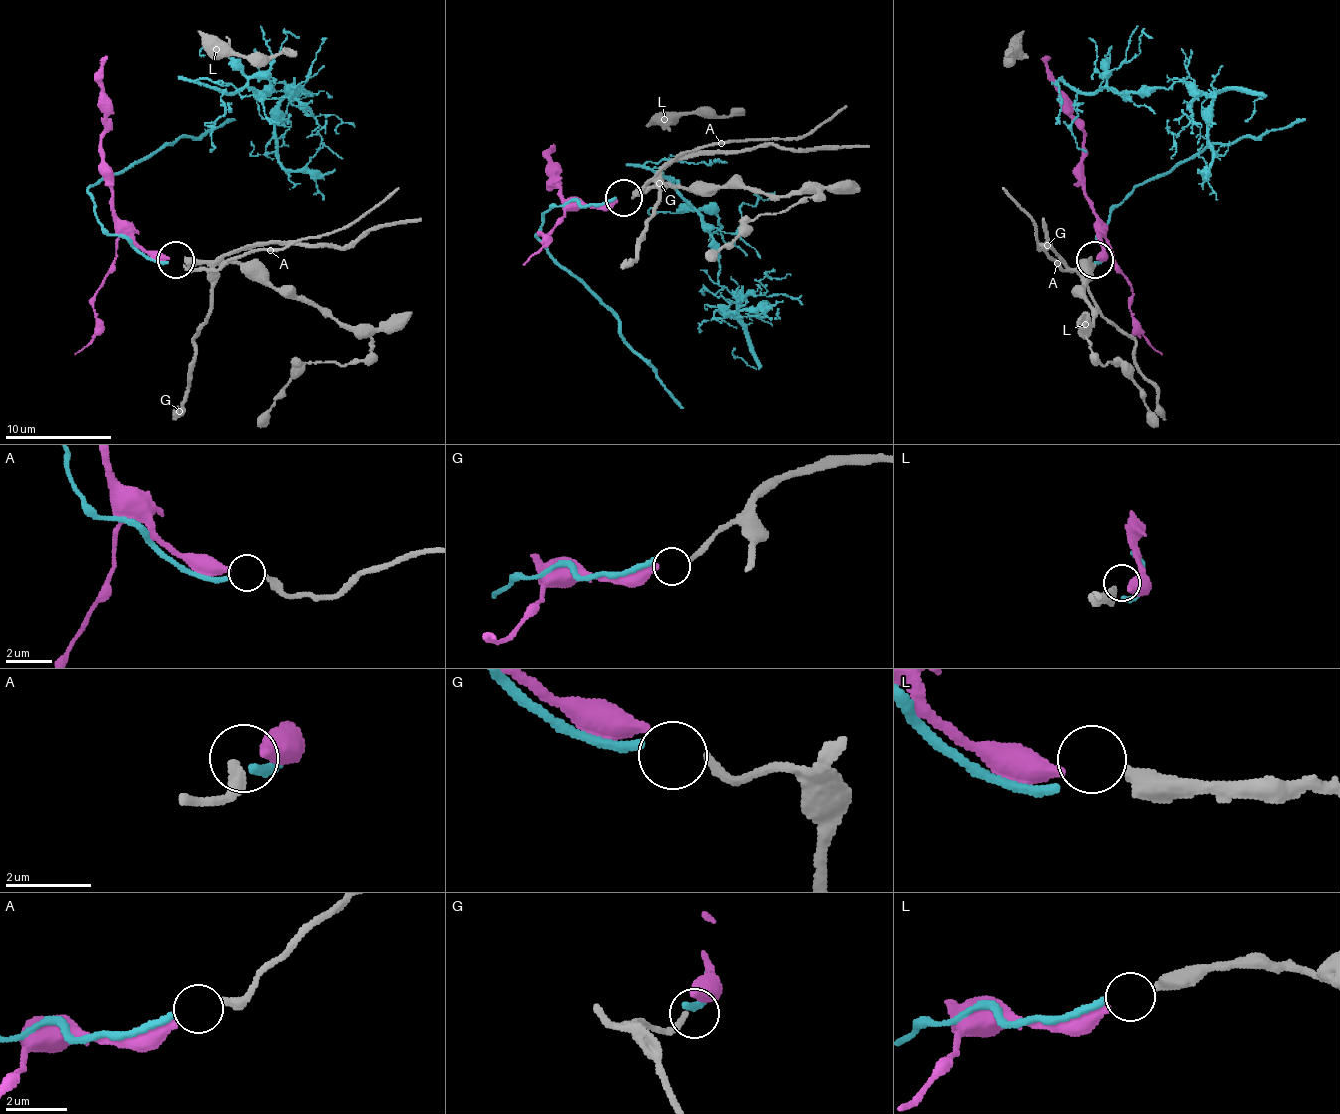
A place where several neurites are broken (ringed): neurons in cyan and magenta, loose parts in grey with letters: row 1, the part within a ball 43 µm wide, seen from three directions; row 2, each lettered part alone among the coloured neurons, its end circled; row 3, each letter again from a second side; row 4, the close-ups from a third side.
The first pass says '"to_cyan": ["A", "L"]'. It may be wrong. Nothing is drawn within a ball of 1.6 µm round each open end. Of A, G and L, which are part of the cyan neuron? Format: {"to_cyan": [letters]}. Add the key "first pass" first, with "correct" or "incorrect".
{"first pass": "incorrect", "to_cyan": ["A"]}

